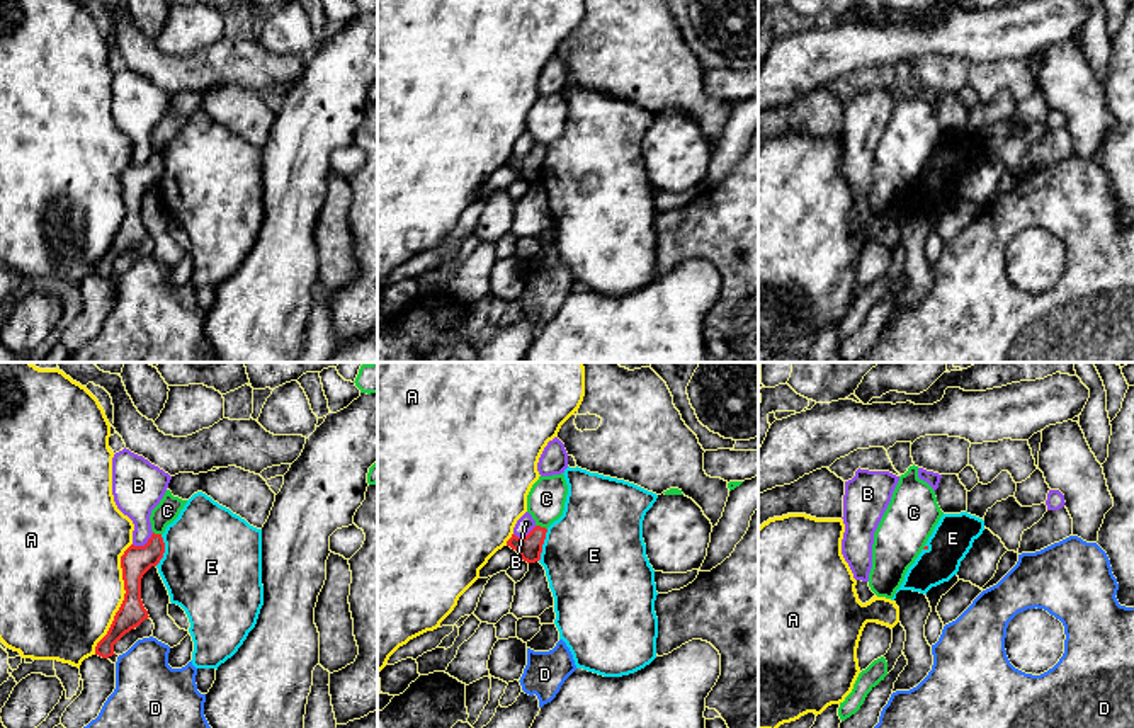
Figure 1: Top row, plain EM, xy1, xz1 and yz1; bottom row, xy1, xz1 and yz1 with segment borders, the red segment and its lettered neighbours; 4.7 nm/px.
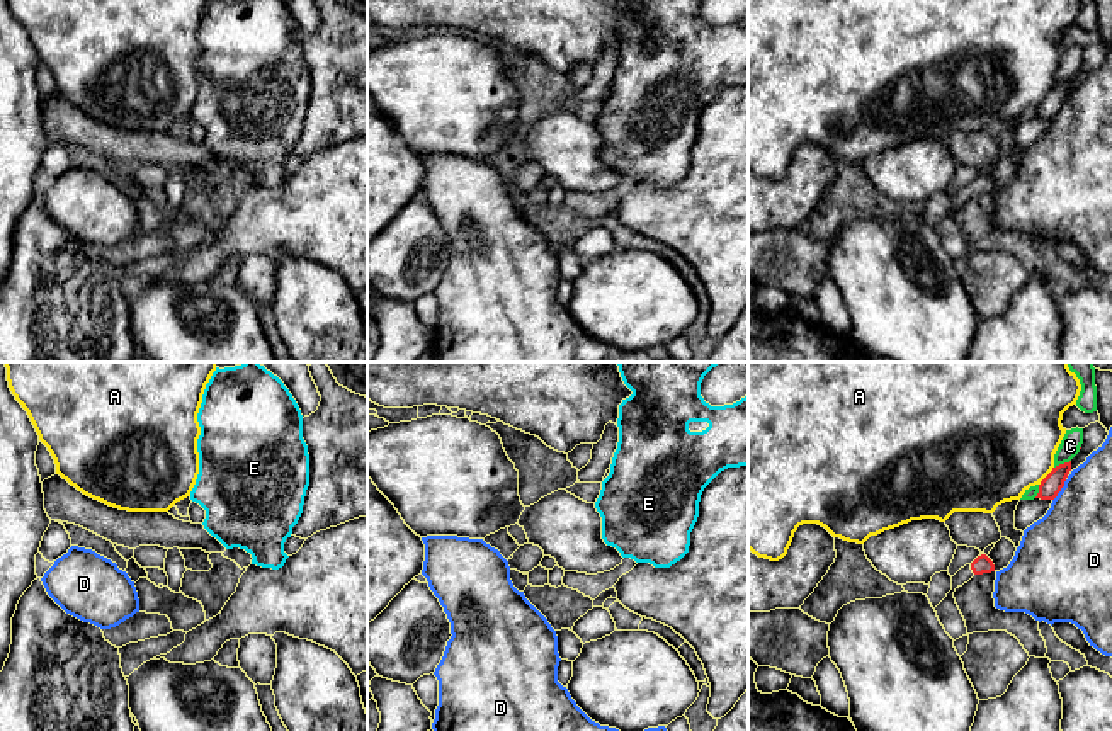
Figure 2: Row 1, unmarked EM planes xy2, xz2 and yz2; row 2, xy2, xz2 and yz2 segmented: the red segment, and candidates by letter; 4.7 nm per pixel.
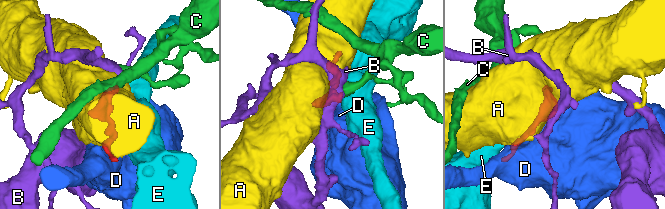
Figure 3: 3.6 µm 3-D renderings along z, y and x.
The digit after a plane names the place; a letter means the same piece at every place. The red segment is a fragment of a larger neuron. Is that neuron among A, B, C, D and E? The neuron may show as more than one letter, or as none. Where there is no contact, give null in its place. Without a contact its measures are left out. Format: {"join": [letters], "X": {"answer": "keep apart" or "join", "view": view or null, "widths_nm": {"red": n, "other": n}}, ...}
{"join": [], "A": {"answer": "keep apart", "view": "xy1", "widths_nm": {"red": 140, "other": 460}}, "B": {"answer": "keep apart", "view": "xy1", "widths_nm": {"red": 140, "other": 220}}, "C": {"answer": "keep apart", "view": "yz2", "widths_nm": {"red": 100, "other": 100}}, "D": {"answer": "keep apart", "view": "yz2", "widths_nm": {"red": 100, "other": 360}}, "E": {"answer": "keep apart", "view": "xy1", "widths_nm": {"red": 140, "other": 480}}}

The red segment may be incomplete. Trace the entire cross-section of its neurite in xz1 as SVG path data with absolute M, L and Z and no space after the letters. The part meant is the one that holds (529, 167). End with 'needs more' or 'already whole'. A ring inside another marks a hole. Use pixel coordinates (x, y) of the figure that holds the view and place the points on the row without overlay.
M536 145L525 156L517 156L512 153L507 165L515 168L524 180L536 182L541 179L546 151L546 146Z; already whole

